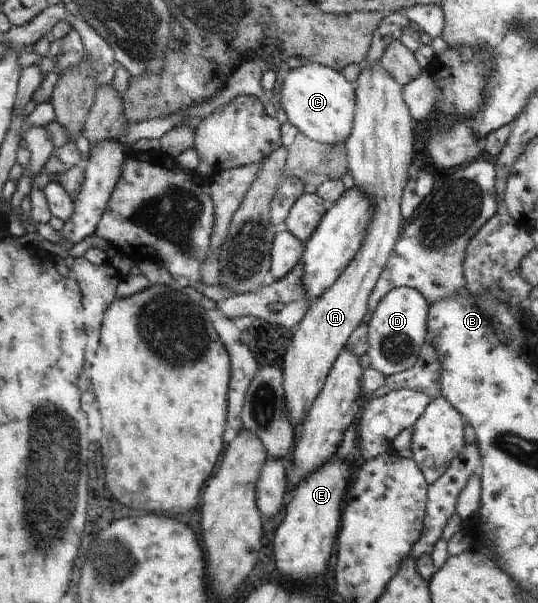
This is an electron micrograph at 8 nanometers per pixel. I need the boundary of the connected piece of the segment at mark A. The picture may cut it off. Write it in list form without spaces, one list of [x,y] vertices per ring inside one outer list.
[[[379,61],[361,65],[355,85],[356,113],[352,126],[352,133],[345,141],[347,151],[347,169],[354,179],[355,187],[360,187],[370,199],[374,207],[372,223],[368,223],[368,231],[364,237],[362,247],[356,253],[356,257],[344,269],[344,273],[328,288],[316,301],[310,304],[306,315],[292,330],[289,346],[284,354],[283,388],[286,399],[286,411],[292,425],[292,431],[297,432],[298,427],[304,423],[304,417],[308,415],[308,409],[312,407],[314,399],[320,395],[332,364],[336,361],[340,351],[345,347],[346,341],[352,331],[362,324],[362,319],[368,311],[368,298],[374,289],[390,253],[396,245],[401,227],[404,225],[401,215],[401,201],[408,179],[408,169],[417,160],[416,129],[418,122],[410,115],[406,101],[402,95],[402,86],[396,83],[391,75],[380,67]]]

